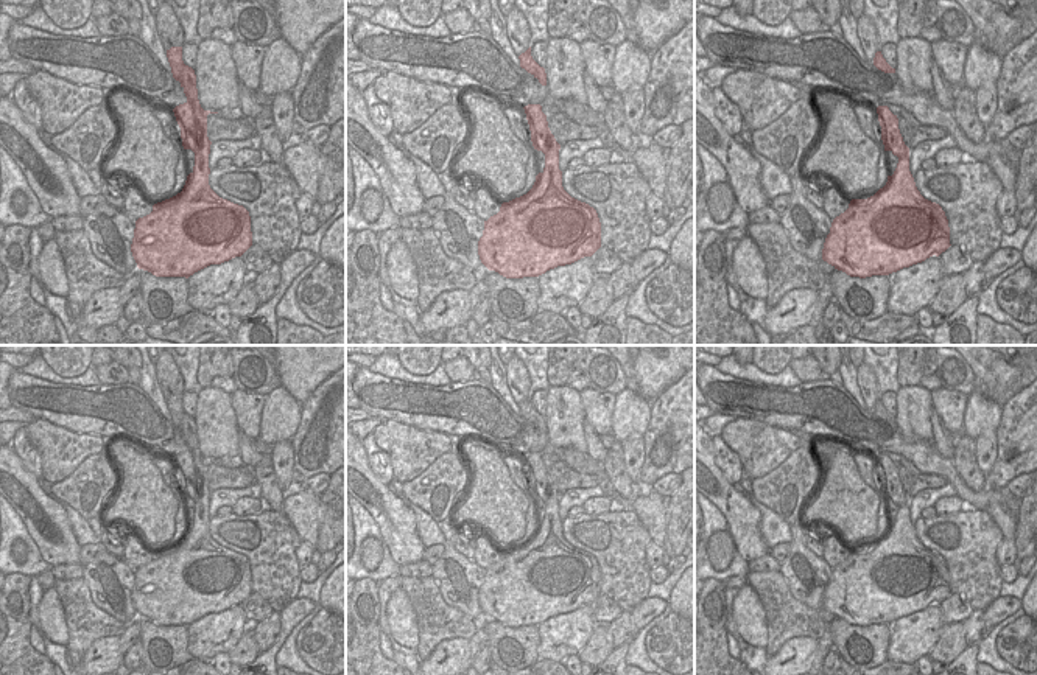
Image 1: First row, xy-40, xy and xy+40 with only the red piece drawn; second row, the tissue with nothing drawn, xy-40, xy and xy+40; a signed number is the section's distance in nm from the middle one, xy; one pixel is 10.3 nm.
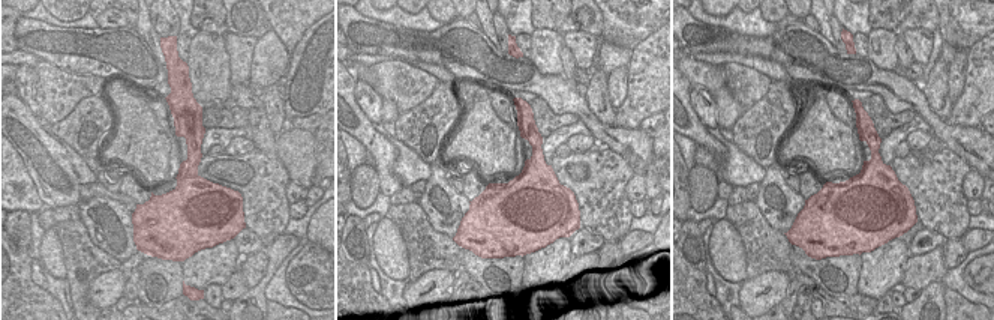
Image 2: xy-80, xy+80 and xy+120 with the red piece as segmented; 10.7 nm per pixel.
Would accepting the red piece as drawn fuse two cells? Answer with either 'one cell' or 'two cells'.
two cells

